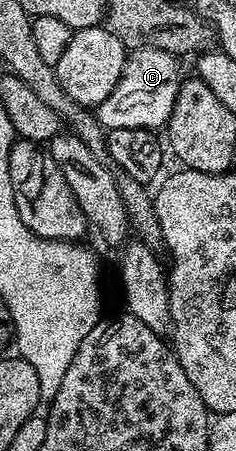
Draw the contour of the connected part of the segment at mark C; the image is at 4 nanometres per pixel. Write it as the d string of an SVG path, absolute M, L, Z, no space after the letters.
M137 50L128 57L121 78L109 96L97 107L97 117L104 130L141 128L152 132L166 127L178 98L181 78L176 55L163 50Z

